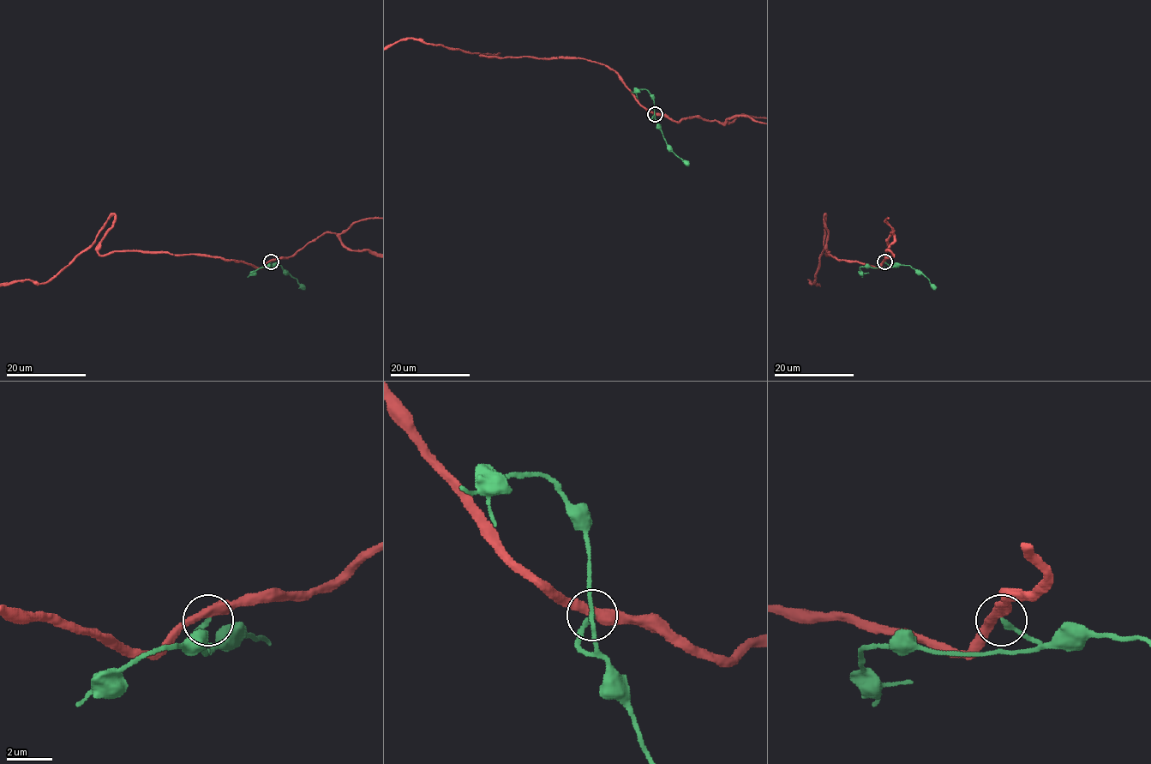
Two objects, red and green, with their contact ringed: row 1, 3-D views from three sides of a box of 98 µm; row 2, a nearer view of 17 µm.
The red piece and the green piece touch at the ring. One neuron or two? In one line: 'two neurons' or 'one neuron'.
two neurons

